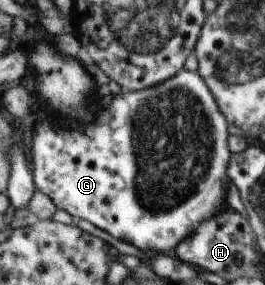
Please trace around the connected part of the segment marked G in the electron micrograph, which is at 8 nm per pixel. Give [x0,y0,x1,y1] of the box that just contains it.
[32,69,230,255]

